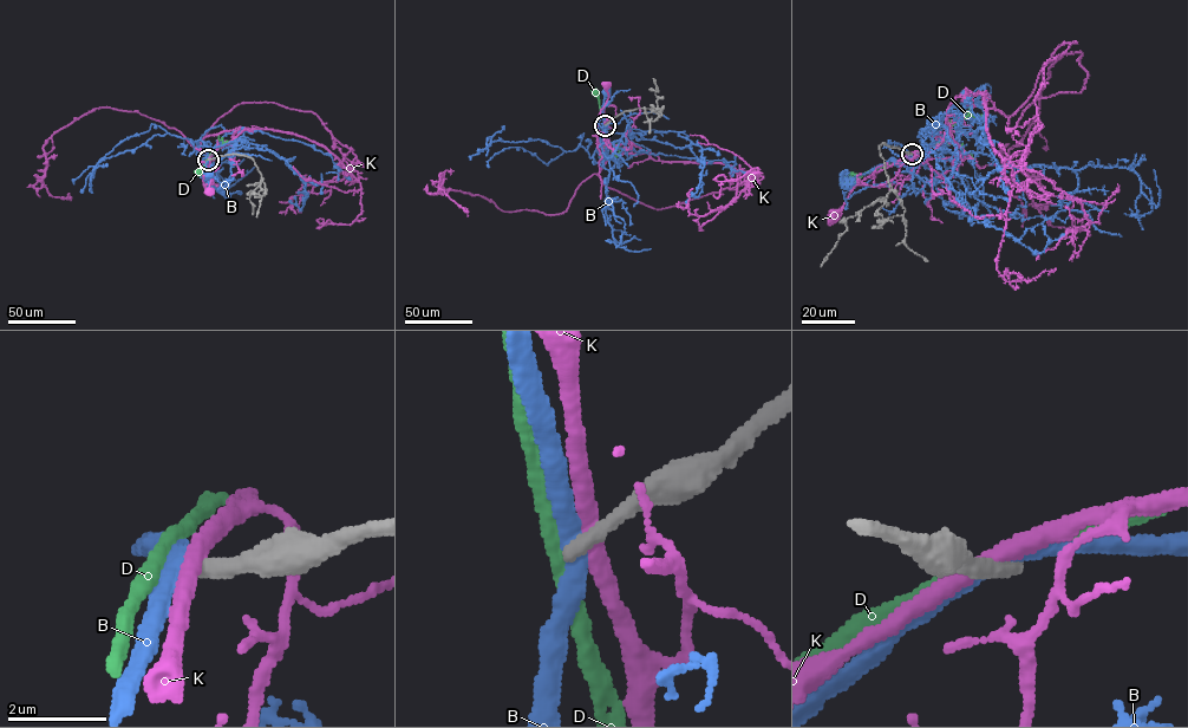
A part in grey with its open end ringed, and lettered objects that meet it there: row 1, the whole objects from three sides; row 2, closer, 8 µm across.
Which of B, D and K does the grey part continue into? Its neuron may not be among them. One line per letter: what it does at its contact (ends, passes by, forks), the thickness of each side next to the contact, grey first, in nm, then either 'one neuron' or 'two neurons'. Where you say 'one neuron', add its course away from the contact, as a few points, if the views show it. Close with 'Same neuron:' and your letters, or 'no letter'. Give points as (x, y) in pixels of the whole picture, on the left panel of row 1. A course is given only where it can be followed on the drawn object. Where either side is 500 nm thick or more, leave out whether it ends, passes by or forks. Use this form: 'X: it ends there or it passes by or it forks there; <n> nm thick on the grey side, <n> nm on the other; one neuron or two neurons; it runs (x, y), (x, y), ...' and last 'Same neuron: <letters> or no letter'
B: it passes by; 360 nm thick on the grey side, 340 nm on the other; two neurons
D: it passes by; 320 nm thick on the grey side, 320 nm on the other; two neurons
K: it passes by; 420 nm thick on the grey side, 360 nm on the other; two neurons
Same neuron: no letter

